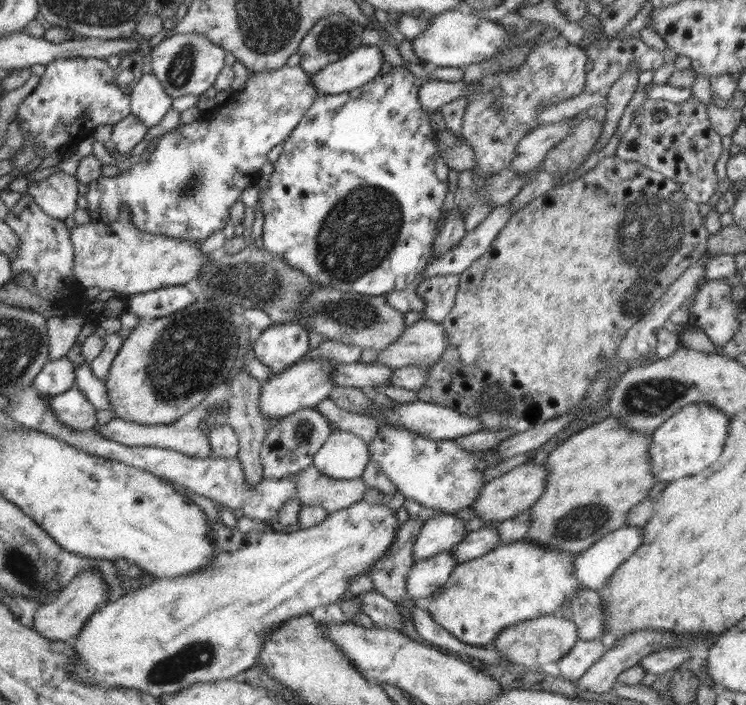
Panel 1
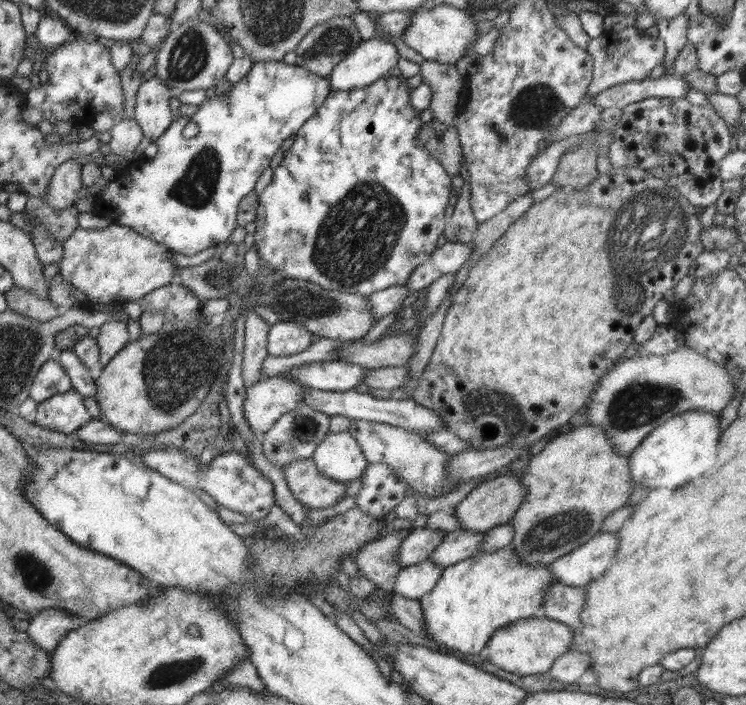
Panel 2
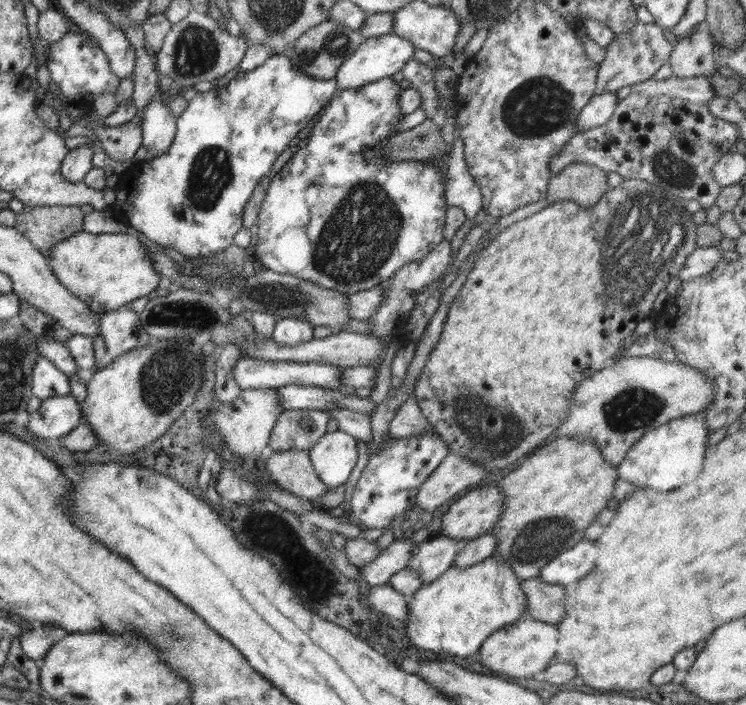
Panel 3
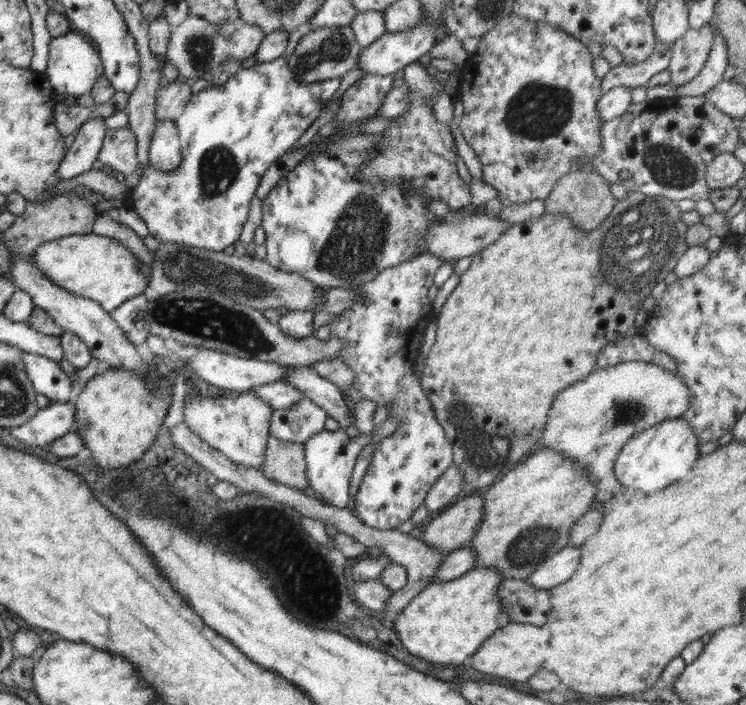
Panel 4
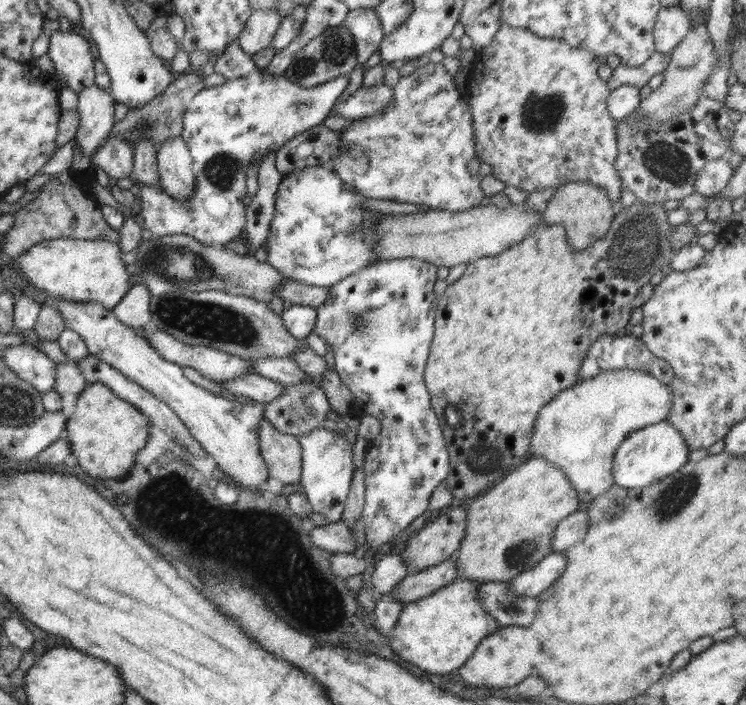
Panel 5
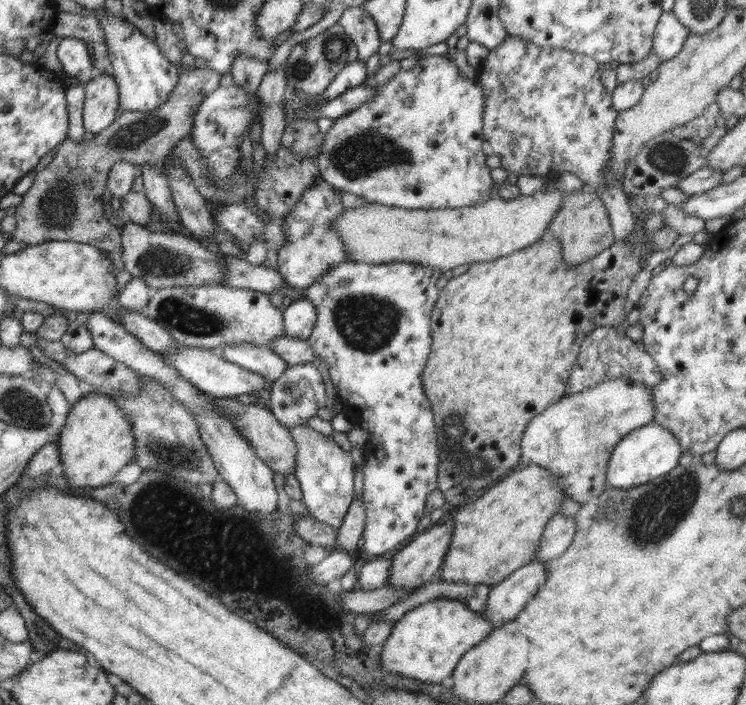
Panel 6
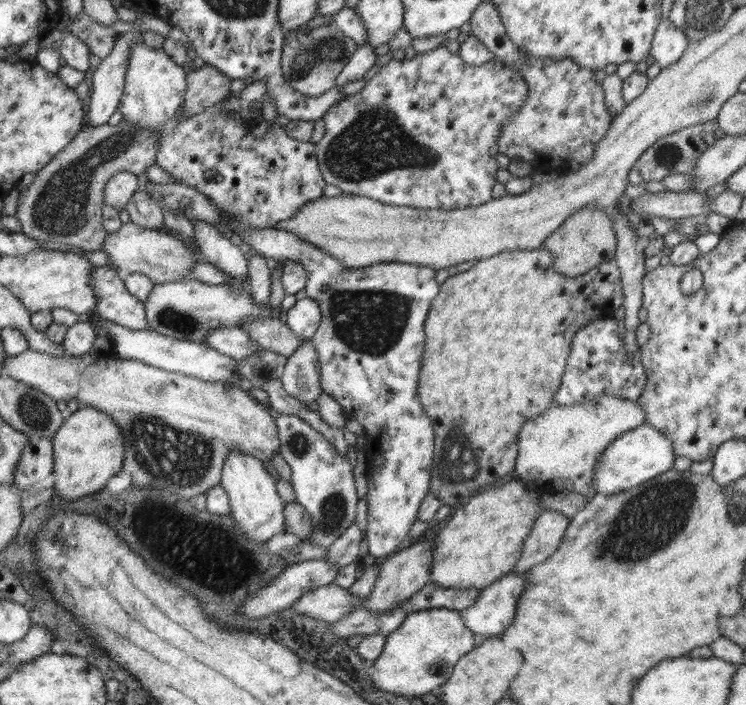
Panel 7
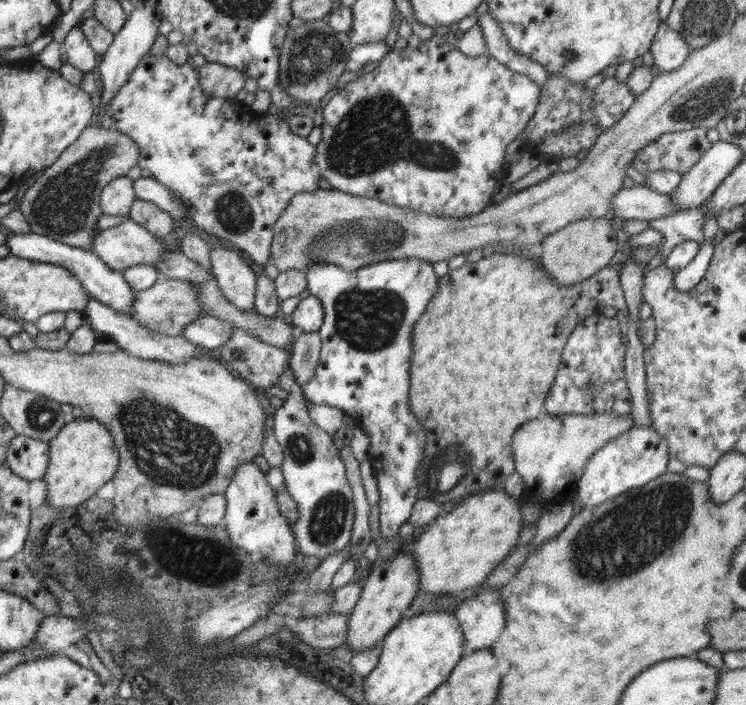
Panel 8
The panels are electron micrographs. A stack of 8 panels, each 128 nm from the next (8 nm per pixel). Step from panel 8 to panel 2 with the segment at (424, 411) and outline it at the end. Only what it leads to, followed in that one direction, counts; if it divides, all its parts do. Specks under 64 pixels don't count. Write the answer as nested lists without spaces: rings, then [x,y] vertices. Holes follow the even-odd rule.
[[[614,168],[610,174],[598,175],[584,190],[557,189],[540,202],[532,203],[524,215],[517,218],[492,248],[468,271],[466,280],[455,292],[437,345],[422,378],[412,391],[416,404],[438,413],[444,420],[444,430],[454,432],[474,450],[508,446],[520,450],[532,446],[550,432],[558,430],[584,407],[598,381],[630,354],[634,333],[644,317],[652,316],[654,306],[666,298],[684,276],[691,264],[703,251],[701,233],[704,229],[695,214],[695,207],[676,188],[668,186],[661,178],[640,168]]]

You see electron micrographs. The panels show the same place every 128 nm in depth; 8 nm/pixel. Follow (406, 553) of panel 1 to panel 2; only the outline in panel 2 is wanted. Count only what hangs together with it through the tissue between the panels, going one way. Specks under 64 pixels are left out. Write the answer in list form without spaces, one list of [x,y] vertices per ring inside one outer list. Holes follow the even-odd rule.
[[[390,527],[380,539],[363,544],[355,554],[354,561],[360,574],[373,582],[376,588],[383,589],[384,584],[395,582],[396,575],[401,572],[397,554],[409,531]]]

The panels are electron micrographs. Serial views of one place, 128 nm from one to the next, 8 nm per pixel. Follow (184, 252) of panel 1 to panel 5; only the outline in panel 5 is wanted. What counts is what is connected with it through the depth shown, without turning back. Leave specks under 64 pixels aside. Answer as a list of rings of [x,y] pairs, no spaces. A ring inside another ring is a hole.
[[[57,238],[32,246],[22,256],[13,259],[13,265],[23,272],[23,277],[33,286],[34,295],[39,299],[100,303],[105,309],[112,310],[133,287],[131,274],[126,271],[126,265],[120,257],[123,251],[115,242],[104,239]]]

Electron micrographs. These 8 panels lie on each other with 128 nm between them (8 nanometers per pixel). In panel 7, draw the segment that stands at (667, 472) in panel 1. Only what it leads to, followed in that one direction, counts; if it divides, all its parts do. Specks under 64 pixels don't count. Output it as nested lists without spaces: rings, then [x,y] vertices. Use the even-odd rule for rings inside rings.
[[[645,422],[628,433],[620,434],[600,455],[593,476],[593,494],[611,495],[630,490],[672,469],[675,457],[672,442]]]

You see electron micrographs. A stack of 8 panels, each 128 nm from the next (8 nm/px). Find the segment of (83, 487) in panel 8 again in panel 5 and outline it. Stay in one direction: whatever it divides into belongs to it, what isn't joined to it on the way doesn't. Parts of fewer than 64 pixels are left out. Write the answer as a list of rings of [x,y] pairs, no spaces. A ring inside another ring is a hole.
[[[87,384],[78,396],[73,414],[66,419],[65,437],[70,450],[78,459],[81,470],[92,478],[118,478],[128,474],[135,466],[138,452],[144,449],[152,426],[132,404],[116,397],[116,394],[100,384]]]

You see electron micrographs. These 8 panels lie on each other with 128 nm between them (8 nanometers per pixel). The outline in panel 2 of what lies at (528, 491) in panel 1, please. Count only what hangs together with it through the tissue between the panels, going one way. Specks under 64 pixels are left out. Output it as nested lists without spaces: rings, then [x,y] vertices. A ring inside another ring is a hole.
[[[494,475],[487,482],[480,483],[474,490],[471,490],[454,510],[461,524],[460,530],[485,533],[492,527],[510,522],[516,515],[516,511],[520,509],[526,493],[527,490],[518,477]]]

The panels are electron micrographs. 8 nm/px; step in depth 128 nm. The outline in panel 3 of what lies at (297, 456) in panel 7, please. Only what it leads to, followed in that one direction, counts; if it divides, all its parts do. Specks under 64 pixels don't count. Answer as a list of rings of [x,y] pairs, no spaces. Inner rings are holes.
[[[412,390],[408,395],[408,401],[400,406],[390,421],[390,437],[394,439],[414,437],[414,435],[430,433],[430,431],[432,426],[416,405],[416,395]],[[326,432],[308,451],[315,473],[326,486],[333,490],[348,482],[358,452],[357,441],[350,434]]]

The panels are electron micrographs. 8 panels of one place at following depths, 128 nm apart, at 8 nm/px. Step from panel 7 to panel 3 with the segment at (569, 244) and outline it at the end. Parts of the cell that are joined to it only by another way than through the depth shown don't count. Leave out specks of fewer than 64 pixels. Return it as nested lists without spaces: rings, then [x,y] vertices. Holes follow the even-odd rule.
[[[568,164],[560,174],[550,177],[545,200],[569,200],[584,208],[594,206],[609,189],[606,175],[590,164]]]

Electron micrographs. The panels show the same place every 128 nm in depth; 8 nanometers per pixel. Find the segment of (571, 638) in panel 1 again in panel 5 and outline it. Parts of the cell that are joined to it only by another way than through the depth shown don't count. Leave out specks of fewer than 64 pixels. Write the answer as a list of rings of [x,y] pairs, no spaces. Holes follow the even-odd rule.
[[[510,625],[502,627],[483,638],[474,654],[457,670],[466,684],[501,688],[516,686],[534,672],[536,656],[540,654],[540,642],[528,627]]]

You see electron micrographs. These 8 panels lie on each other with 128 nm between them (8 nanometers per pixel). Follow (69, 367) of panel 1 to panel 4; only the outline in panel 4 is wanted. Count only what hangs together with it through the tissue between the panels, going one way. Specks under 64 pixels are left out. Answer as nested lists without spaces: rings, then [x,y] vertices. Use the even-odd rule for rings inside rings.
[[[23,352],[24,371],[37,395],[48,397],[50,401],[67,403],[72,385],[59,364],[50,358]]]

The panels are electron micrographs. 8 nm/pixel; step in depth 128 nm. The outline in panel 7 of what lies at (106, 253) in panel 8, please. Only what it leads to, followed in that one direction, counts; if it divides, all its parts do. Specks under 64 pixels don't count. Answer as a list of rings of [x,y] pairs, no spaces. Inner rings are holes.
[[[133,222],[122,223],[121,227],[115,232],[108,232],[106,240],[103,244],[103,251],[108,253],[110,260],[121,276],[128,273],[139,272],[147,276],[154,284],[162,284],[163,282],[178,282],[187,278],[191,270],[196,264],[196,254],[191,252],[185,245],[181,237],[177,237],[175,233],[165,233],[158,229],[149,229]]]

